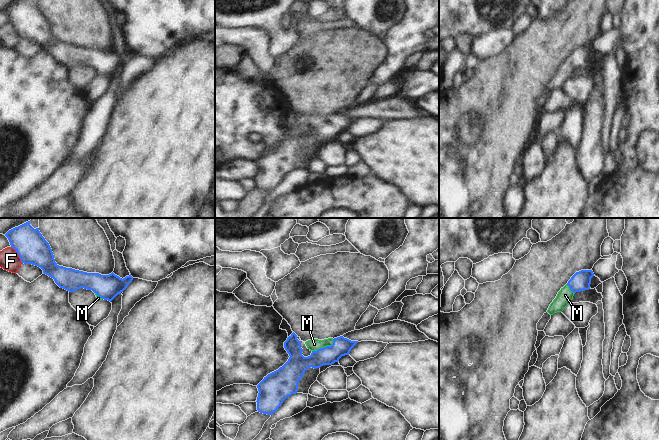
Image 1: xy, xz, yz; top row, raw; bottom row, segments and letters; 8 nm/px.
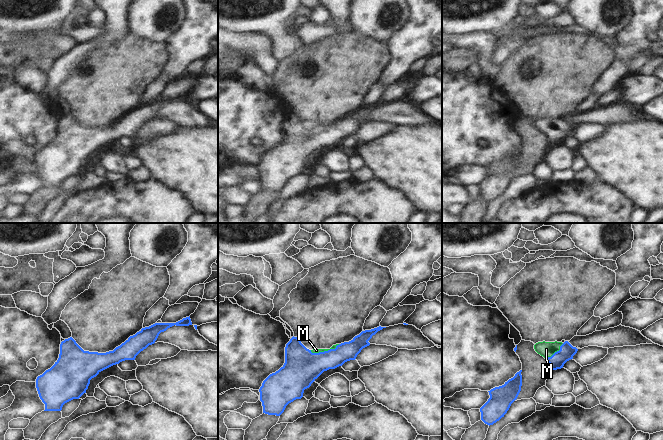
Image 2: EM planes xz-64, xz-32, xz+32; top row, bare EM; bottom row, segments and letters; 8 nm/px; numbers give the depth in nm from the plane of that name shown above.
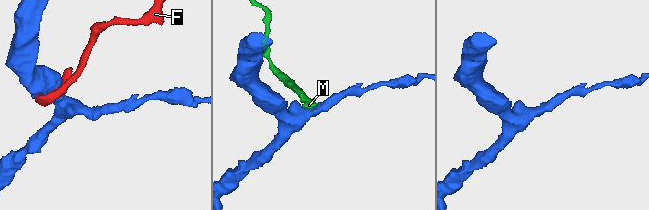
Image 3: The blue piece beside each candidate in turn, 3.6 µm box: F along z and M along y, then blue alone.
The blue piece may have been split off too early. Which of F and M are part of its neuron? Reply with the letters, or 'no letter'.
M

